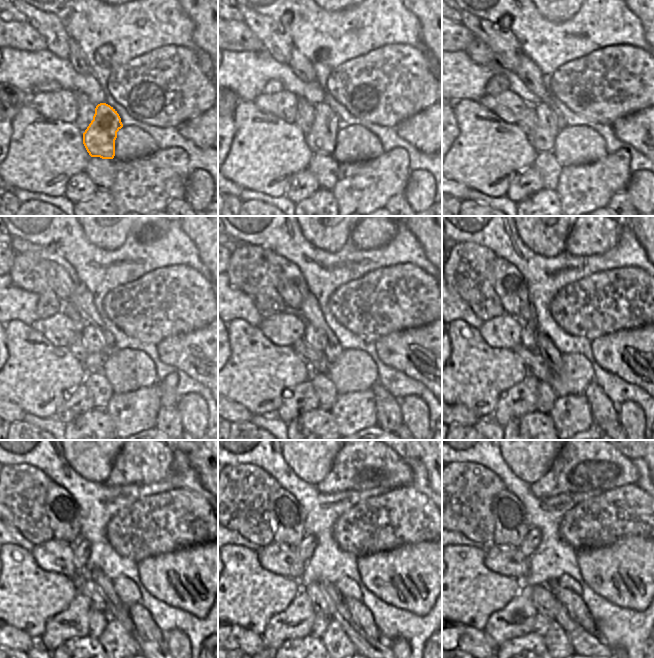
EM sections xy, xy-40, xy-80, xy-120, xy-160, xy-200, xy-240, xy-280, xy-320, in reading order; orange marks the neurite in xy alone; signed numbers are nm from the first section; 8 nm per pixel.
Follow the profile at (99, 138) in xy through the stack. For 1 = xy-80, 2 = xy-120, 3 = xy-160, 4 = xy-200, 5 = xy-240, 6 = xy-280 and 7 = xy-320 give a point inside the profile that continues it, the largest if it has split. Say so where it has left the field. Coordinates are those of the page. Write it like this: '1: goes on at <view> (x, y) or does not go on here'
1: goes on at xy-80 (543, 138)
2: goes on at xy-120 (92, 337)
3: goes on at xy-160 (316, 338)
4: goes on at xy-200 (529, 334)
5: goes on at xy-240 (81, 549)
6: goes on at xy-280 (305, 549)
7: goes on at xy-320 (532, 539)

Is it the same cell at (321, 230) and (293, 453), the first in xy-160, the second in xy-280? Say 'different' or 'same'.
same

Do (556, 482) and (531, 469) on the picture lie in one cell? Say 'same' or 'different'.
different

